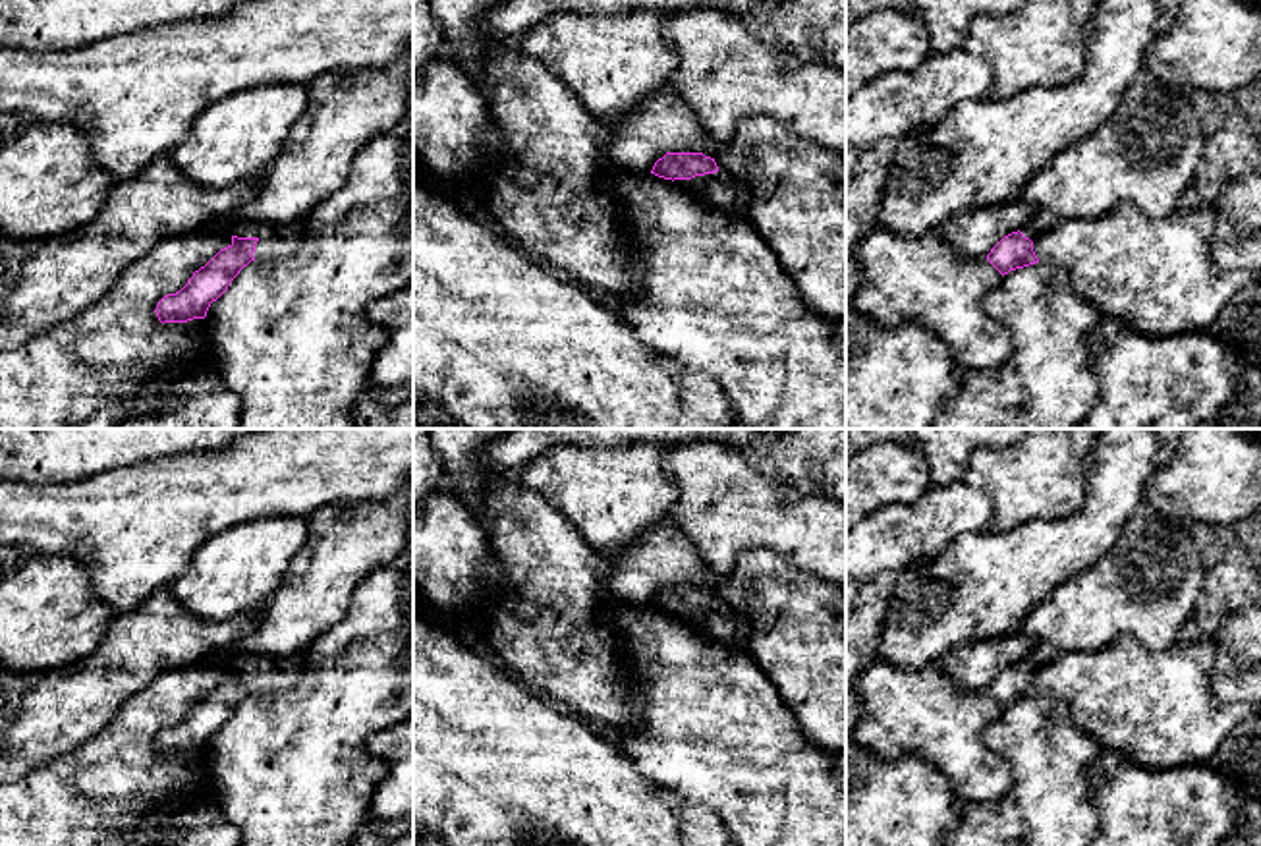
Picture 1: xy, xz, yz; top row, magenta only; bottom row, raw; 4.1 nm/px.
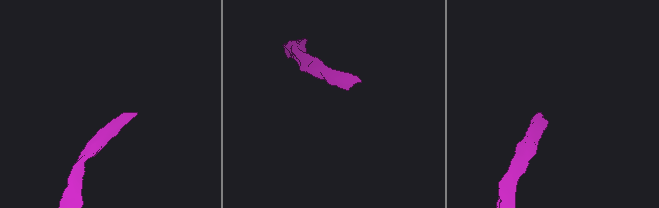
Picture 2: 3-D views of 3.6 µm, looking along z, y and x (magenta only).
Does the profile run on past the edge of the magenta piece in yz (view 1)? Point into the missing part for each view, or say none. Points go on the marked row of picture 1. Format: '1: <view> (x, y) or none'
1: yz (1043, 221)

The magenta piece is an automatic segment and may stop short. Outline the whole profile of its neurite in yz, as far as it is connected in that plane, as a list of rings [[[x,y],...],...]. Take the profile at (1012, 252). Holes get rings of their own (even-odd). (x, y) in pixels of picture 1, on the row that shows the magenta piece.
[[[1037,211],[1018,232],[1004,236],[987,255],[987,261],[1004,276],[1010,270],[1039,263],[1033,240],[1060,224],[1052,211]]]

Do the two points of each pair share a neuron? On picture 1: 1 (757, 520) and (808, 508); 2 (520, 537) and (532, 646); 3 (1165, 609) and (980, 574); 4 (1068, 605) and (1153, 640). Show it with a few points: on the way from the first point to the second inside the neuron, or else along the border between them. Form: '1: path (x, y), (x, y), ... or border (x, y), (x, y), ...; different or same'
1: path (769, 516), (796, 516); same
2: path (547, 564), (551, 597), (564, 611), (559, 622); same
3: border (1095, 563), (1059, 584), (1024, 619); different
4: path (1090, 607), (1120, 607), (1132, 619); same

